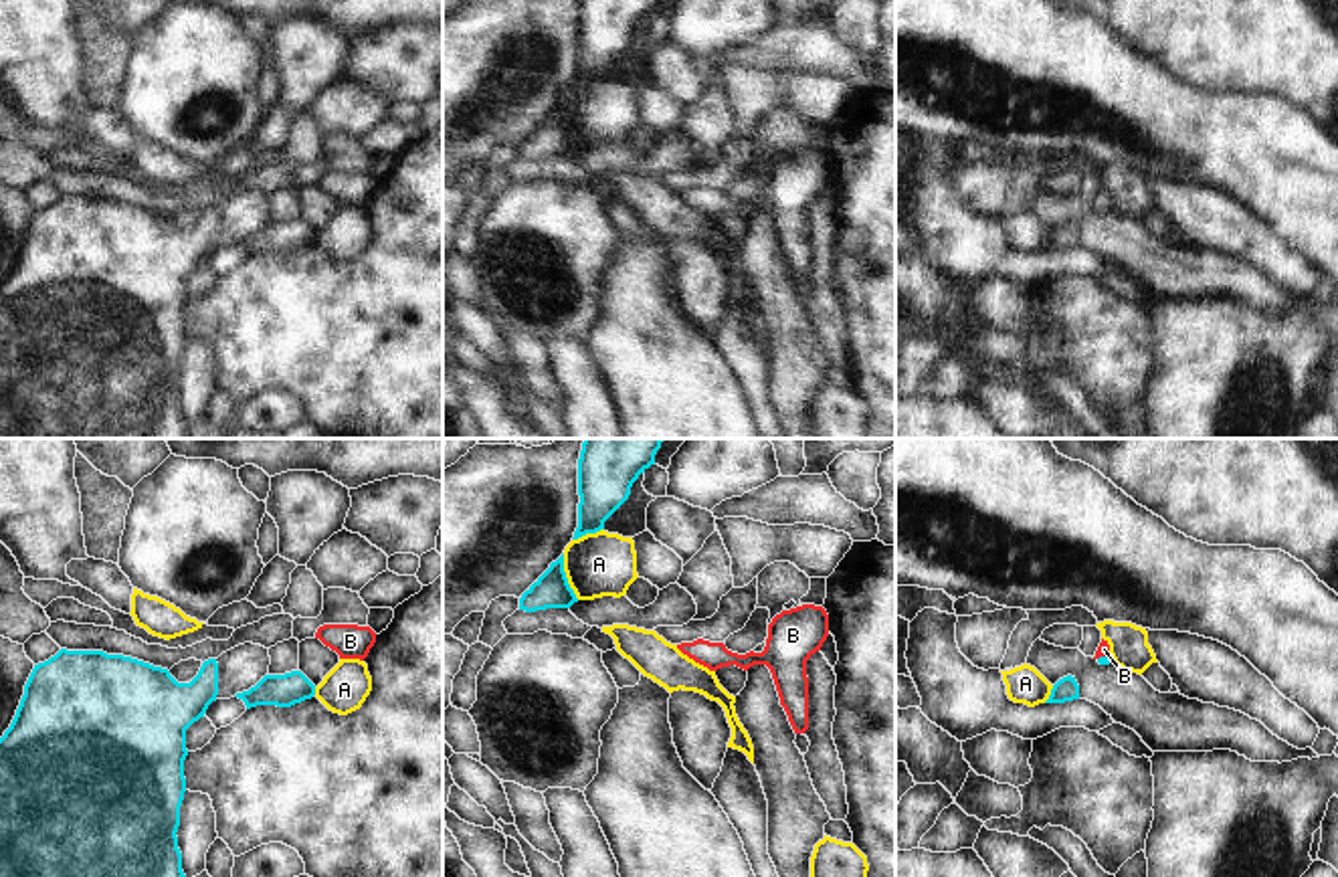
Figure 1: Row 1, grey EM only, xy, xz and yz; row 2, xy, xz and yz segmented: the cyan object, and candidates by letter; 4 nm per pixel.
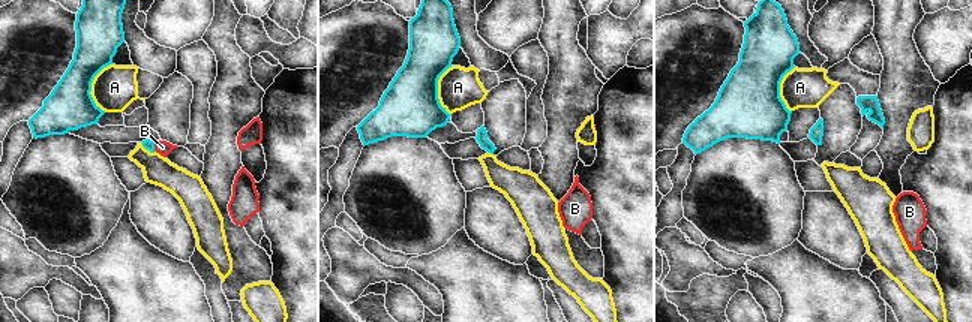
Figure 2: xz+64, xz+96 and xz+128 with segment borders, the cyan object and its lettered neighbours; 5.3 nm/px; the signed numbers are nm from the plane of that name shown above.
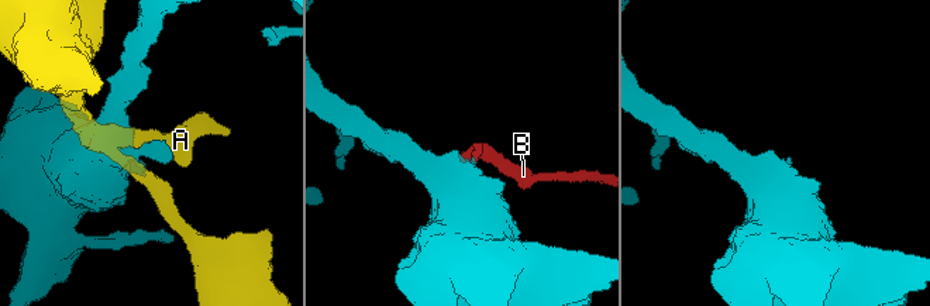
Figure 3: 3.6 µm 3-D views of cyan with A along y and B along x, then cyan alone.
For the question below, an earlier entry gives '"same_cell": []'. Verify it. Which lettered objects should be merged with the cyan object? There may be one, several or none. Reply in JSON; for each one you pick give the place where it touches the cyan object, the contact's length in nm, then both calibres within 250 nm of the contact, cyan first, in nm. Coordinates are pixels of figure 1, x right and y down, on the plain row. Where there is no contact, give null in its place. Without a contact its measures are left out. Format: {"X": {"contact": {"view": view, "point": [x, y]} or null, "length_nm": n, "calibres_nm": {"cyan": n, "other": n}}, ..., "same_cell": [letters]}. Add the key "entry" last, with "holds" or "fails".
{"B": {"contact": {"view": "yz", "point": [1102, 205]}, "length_nm": 50, "calibres_nm": {"cyan": 40, "other": 50}}, "same_cell": ["B"], "entry": "fails"}

